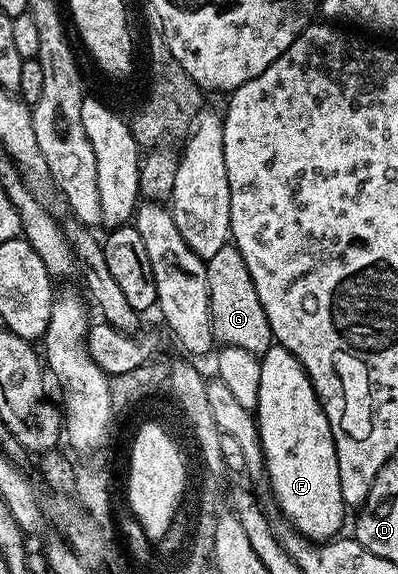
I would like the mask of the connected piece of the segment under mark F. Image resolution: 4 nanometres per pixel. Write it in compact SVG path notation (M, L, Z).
M282 346L270 347L261 355L260 400L256 417L258 435L262 441L262 458L266 461L266 476L270 479L270 494L282 509L281 517L311 542L329 542L343 533L348 507L340 492L340 468L336 460L336 444L332 440L332 428L324 408L312 388L306 369Z

